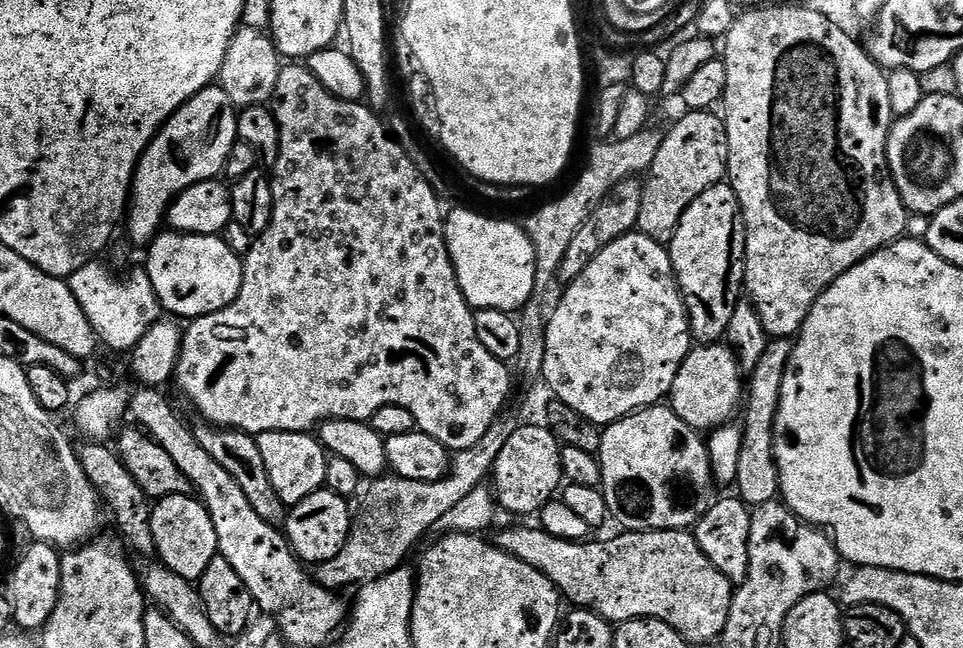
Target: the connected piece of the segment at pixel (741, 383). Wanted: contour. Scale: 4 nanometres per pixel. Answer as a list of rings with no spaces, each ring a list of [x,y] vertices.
[[[723,343],[693,347],[674,378],[670,393],[670,407],[686,426],[697,430],[711,430],[729,423],[741,411],[746,396],[746,380],[742,375],[736,353]]]

